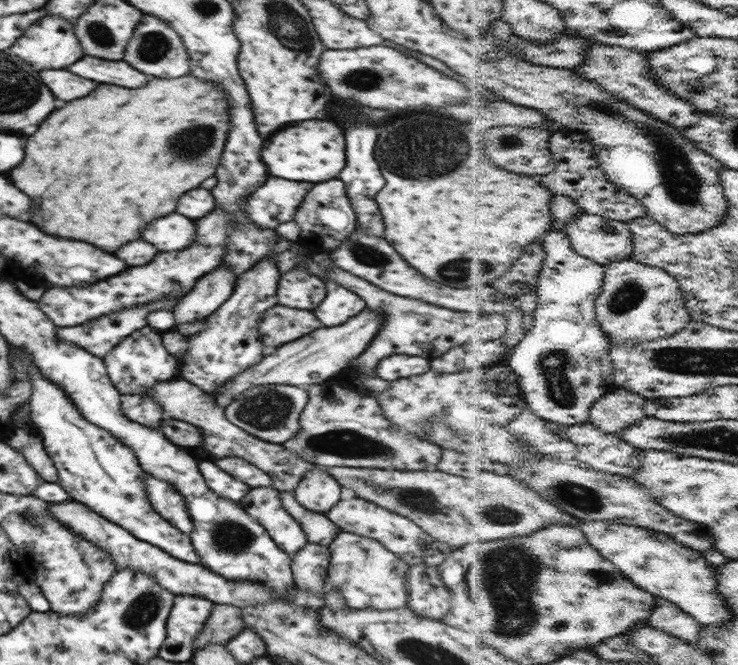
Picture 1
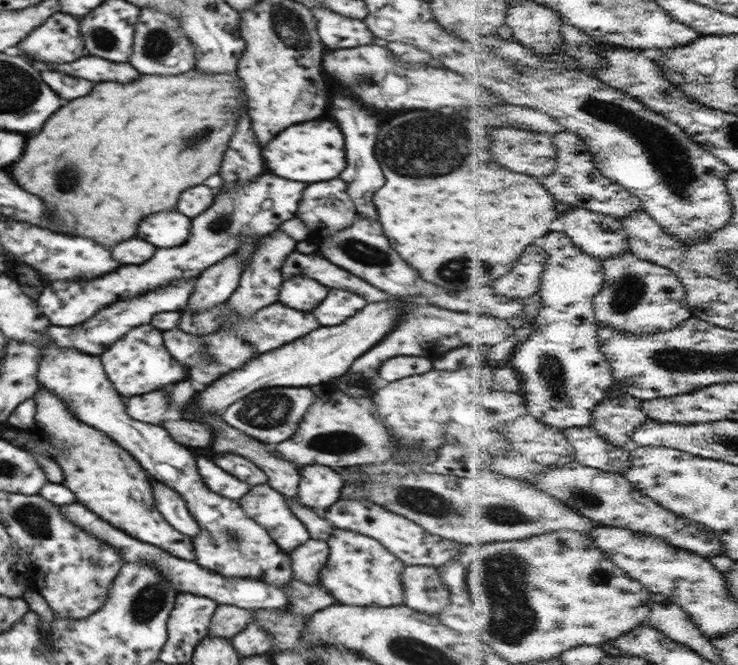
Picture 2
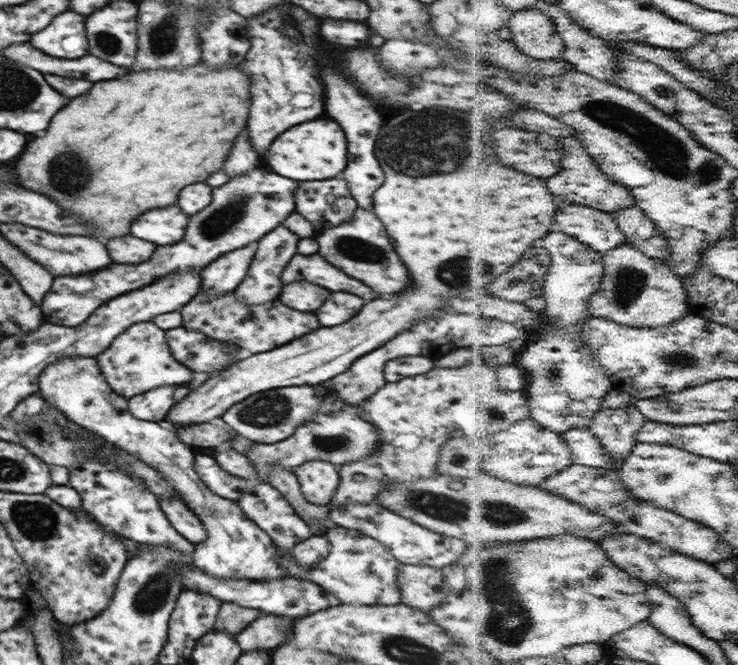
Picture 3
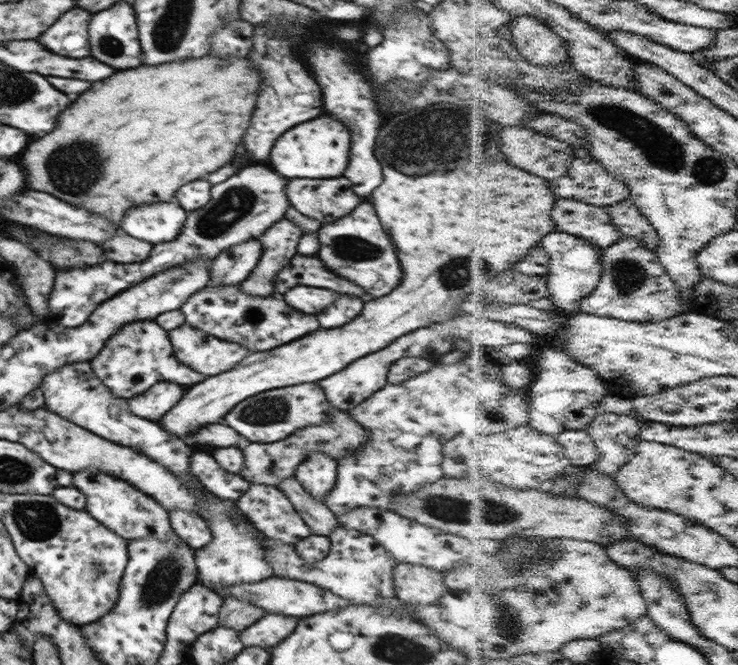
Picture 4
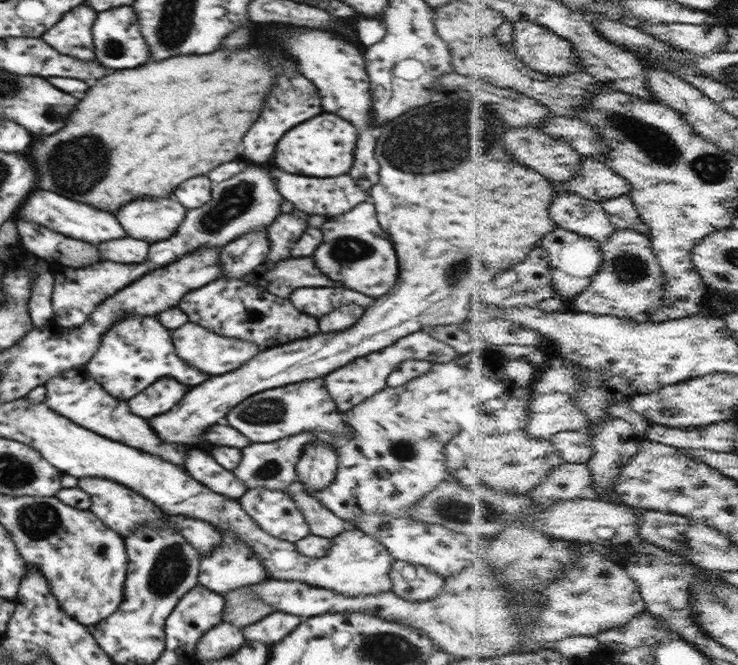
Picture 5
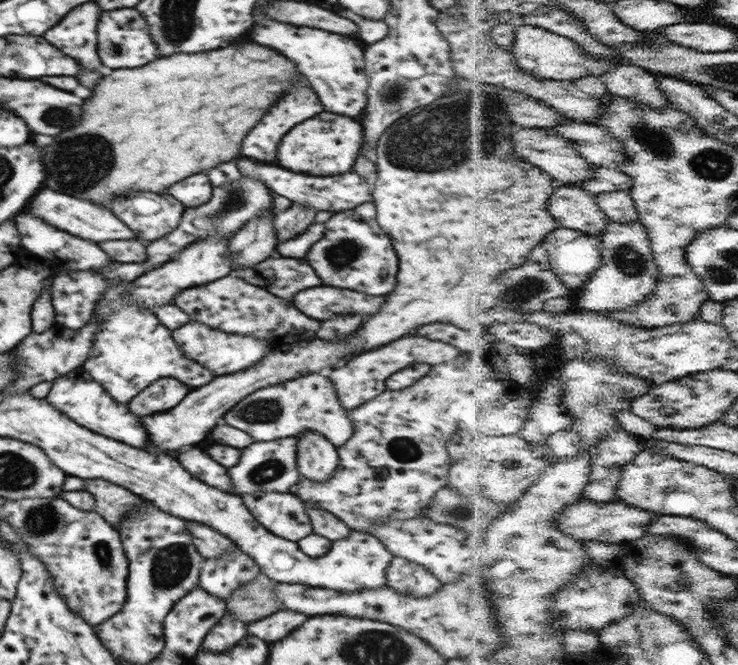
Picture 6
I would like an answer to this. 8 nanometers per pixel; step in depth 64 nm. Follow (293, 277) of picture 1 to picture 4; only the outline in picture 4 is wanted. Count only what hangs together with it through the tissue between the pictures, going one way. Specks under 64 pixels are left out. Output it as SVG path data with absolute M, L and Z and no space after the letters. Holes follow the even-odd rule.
M298 285L287 290L281 297L297 311L316 315L329 307L340 295L344 294L328 288Z

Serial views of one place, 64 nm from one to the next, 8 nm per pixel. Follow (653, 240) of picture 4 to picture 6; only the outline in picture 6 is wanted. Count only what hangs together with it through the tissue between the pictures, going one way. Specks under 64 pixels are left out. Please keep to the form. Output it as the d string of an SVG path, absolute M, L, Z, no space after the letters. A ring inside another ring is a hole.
M633 189L600 193L596 196L596 200L610 216L613 223L630 223L641 220Z

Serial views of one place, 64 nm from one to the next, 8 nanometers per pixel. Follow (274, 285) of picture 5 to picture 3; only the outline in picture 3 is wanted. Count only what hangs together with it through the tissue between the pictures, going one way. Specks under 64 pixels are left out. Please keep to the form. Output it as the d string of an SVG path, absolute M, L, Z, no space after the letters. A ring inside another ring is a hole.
M296 254L284 268L281 276L283 286L290 282L305 280L318 284L318 286L327 288L333 292L347 292L359 298L363 303L381 298L381 296L367 287L360 280L348 276L339 268L330 266L320 258L318 254L314 256L305 256Z

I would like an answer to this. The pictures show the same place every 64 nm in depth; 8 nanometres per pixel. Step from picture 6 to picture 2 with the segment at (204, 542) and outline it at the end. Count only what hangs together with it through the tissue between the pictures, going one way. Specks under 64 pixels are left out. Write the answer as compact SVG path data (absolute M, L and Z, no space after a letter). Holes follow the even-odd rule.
M151 481L155 507L162 514L164 520L171 524L178 532L190 538L199 535L201 527L187 509L185 500L173 488L160 481Z

